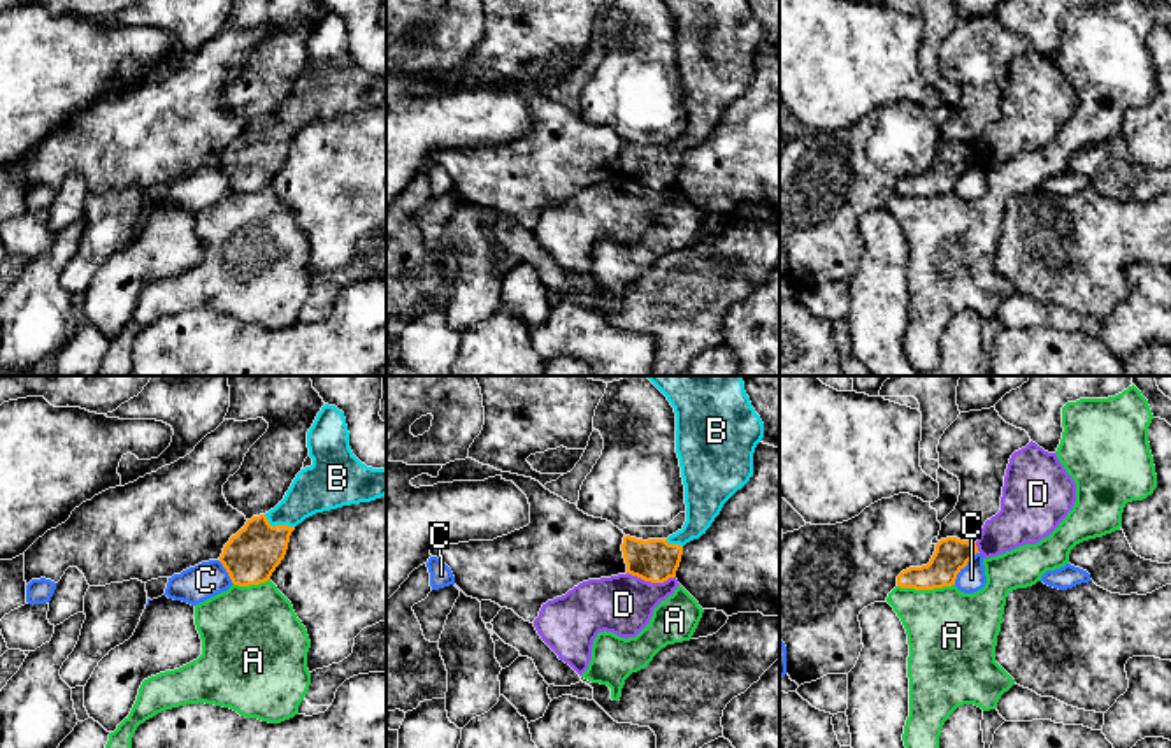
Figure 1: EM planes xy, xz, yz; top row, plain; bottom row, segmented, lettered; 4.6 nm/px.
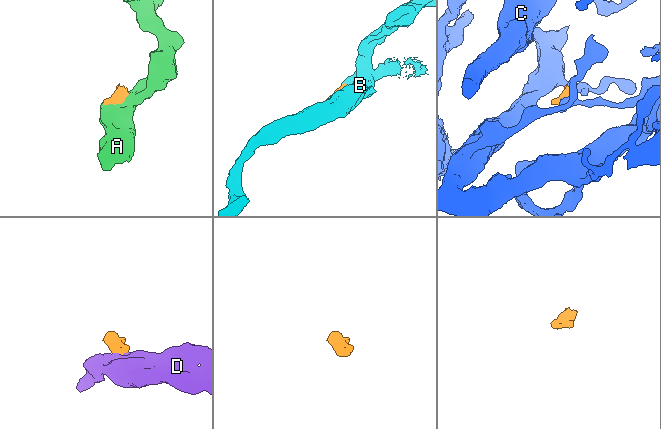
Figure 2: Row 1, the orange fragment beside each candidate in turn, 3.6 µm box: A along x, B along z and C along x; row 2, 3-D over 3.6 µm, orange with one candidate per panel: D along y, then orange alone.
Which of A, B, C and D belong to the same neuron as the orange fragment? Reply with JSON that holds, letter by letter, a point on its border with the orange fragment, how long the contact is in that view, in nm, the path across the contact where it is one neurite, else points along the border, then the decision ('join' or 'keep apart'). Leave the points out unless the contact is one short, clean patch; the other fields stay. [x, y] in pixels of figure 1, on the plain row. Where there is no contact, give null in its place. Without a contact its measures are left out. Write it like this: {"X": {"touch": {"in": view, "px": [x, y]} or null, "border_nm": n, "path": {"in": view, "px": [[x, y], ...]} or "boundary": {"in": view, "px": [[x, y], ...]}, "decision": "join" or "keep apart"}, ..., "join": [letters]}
{"A": {"touch": {"in": "yz", "px": [926, 195]}, "border_nm": 260, "decision": "keep apart"}, "B": {"touch": {"in": "xy", "px": [278, 132]}, "border_nm": 160, "path": {"in": "xy", "px": [[251, 162], [278, 132], [316, 95]]}, "decision": "join"}, "C": {"touch": {"in": "yz", "px": [964, 172]}, "border_nm": 190, "boundary": {"in": "yz", "px": [[978, 158], [954, 190]]}, "decision": "keep apart"}, "D": {"touch": {"in": "xz", "px": [652, 188]}, "border_nm": 220, "boundary": {"in": "xz", "px": [[627, 178], [652, 188], [675, 185]]}, "decision": "keep apart"}, "join": ["B"]}

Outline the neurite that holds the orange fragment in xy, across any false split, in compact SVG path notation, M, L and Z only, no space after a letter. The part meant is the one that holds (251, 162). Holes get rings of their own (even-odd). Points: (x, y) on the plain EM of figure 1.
M325 11L318 19L307 39L307 54L313 72L297 81L284 105L269 119L248 126L225 151L219 169L233 191L249 193L269 188L286 162L291 139L305 125L386 102L386 76L367 74L353 61L344 19L335 12Z

